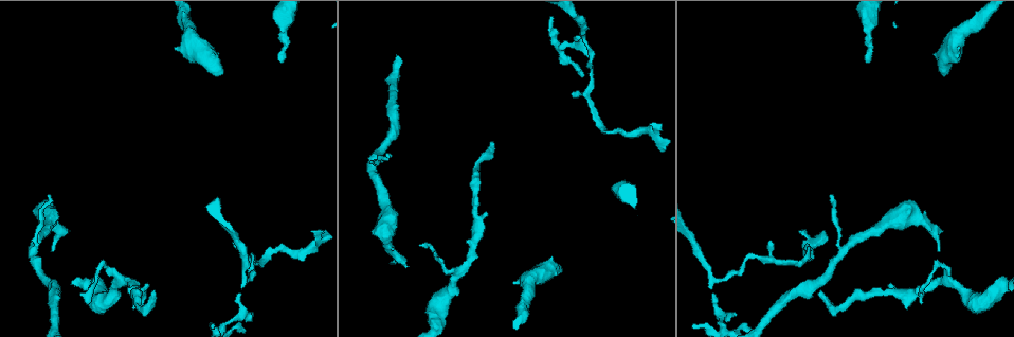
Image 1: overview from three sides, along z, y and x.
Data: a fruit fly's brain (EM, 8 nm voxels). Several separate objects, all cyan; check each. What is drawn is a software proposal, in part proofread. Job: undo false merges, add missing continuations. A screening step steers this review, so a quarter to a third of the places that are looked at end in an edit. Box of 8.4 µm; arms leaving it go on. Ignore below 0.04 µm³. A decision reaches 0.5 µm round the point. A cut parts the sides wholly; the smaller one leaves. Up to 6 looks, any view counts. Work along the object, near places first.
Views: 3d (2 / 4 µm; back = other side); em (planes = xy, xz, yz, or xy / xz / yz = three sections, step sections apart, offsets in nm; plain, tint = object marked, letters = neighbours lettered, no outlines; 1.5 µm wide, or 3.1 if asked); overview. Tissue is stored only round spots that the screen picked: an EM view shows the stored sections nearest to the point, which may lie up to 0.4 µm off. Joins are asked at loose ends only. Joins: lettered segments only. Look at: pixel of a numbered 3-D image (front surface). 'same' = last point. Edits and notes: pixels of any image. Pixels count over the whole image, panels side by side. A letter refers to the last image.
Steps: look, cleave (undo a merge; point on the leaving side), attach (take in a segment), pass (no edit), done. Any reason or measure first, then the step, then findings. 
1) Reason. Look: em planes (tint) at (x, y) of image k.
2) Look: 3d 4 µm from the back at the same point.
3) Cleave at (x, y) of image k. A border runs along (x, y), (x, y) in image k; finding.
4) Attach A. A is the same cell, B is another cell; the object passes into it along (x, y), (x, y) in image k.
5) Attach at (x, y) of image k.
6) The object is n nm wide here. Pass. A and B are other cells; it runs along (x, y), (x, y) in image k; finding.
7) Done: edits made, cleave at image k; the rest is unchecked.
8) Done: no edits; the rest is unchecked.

End of a long branch. Look: 3d 2 µm at (489, 142) of image 1.

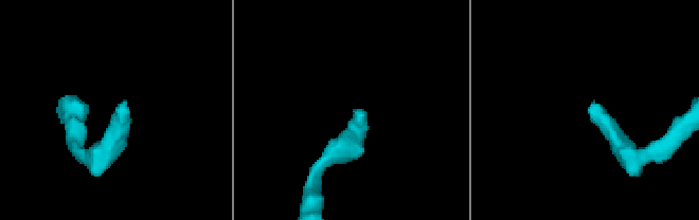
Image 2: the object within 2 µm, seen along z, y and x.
Look: em xz step 8 (letters) at (590, 107) of image 2.

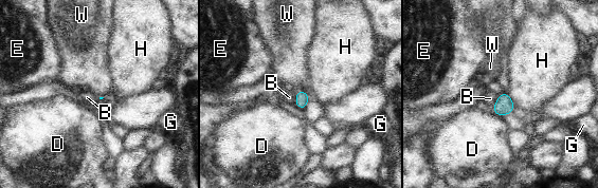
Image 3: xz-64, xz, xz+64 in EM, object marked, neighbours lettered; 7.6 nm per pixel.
Attach W. W is the same cell, B, D, E, G and H are other cells; the object passes into it along (302, 97), (300, 91), (291, 59) in image 3; the neuron continues.

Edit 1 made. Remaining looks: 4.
Redraw. Look: overview.

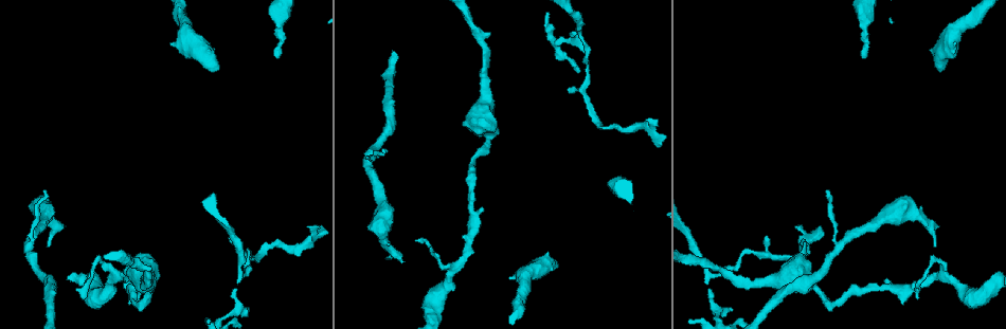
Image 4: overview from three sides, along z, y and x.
Abrupt turn. Look: em yz step 8 (tint) at (709, 277) of image 4.

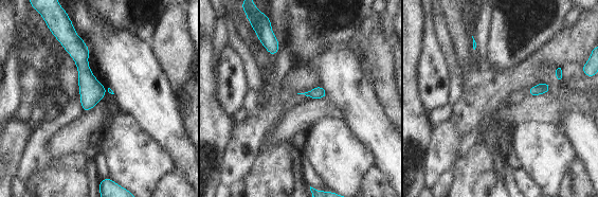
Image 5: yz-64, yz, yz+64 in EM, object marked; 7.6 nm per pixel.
Another direction. Look: em planes (letters) at the same point.

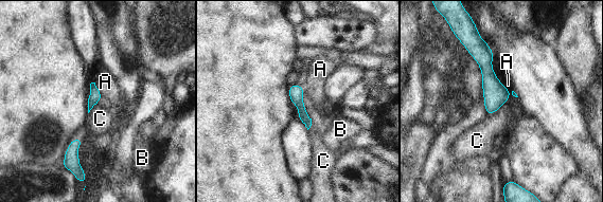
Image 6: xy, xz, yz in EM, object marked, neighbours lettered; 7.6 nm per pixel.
The object is 90 nm wide here. Pass. A, B and C are other cells; a border runs along (506, 103), (494, 112), (488, 114) in image 6; all the same neuron.

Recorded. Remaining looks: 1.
Done: edits made, attach at image 3; the rest is unchecked.

